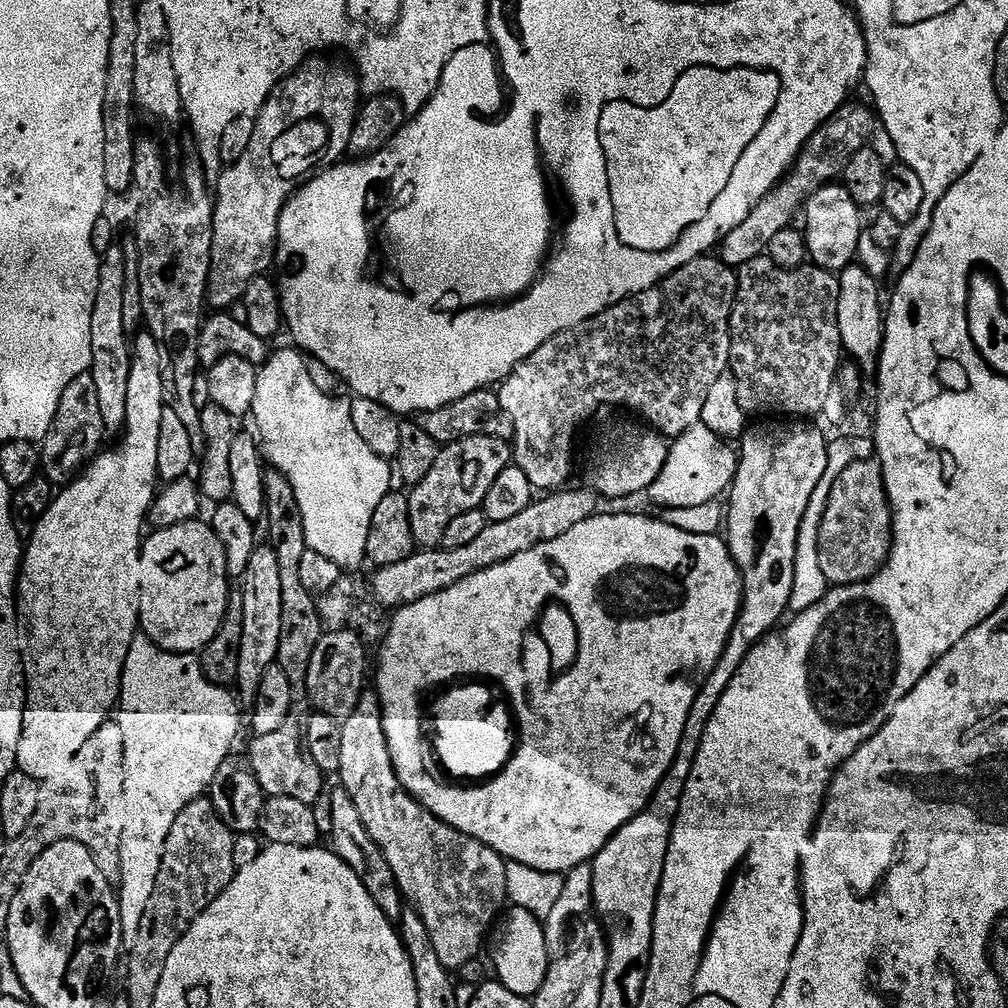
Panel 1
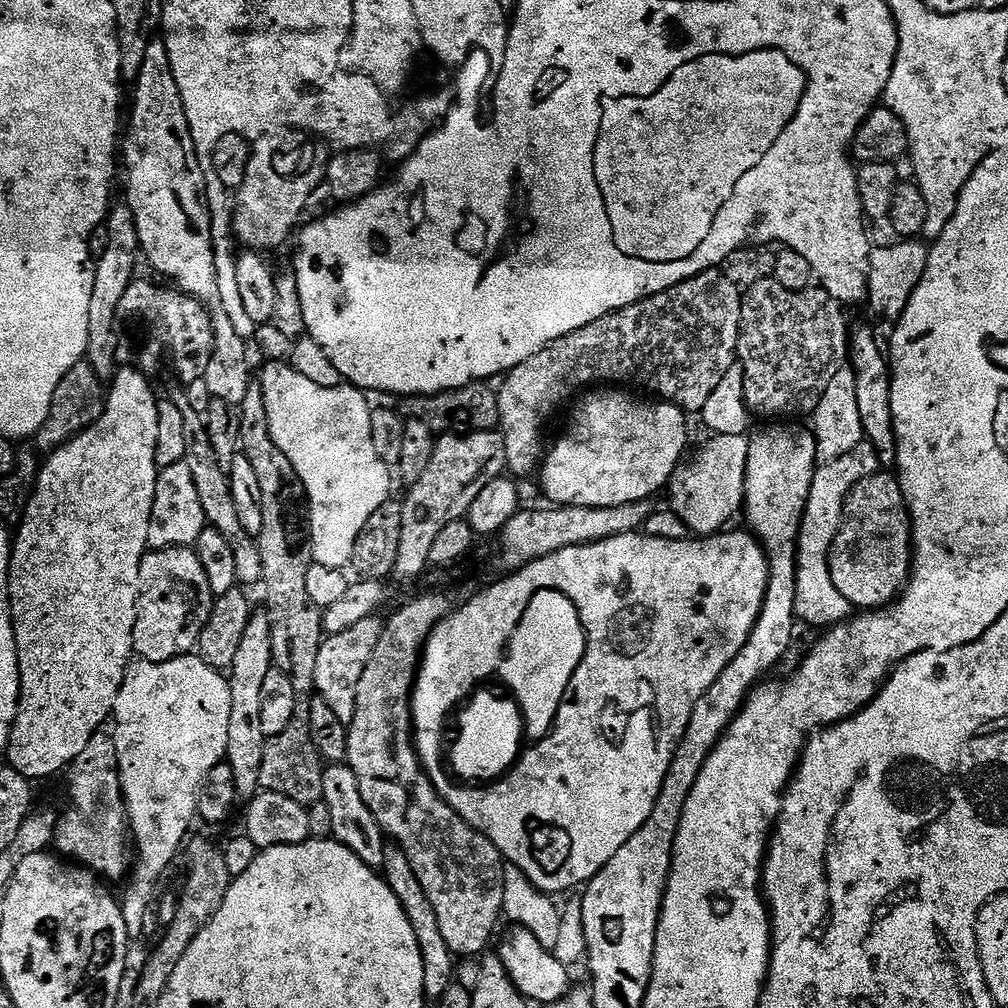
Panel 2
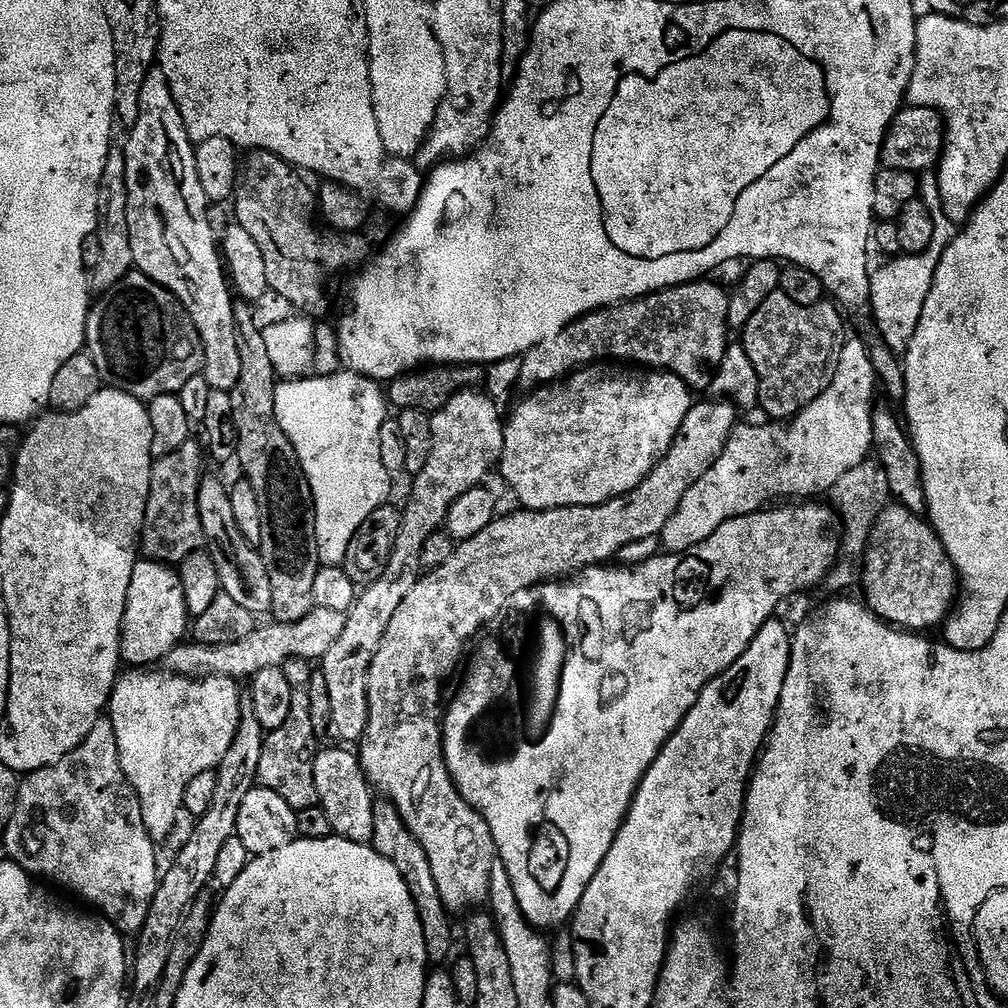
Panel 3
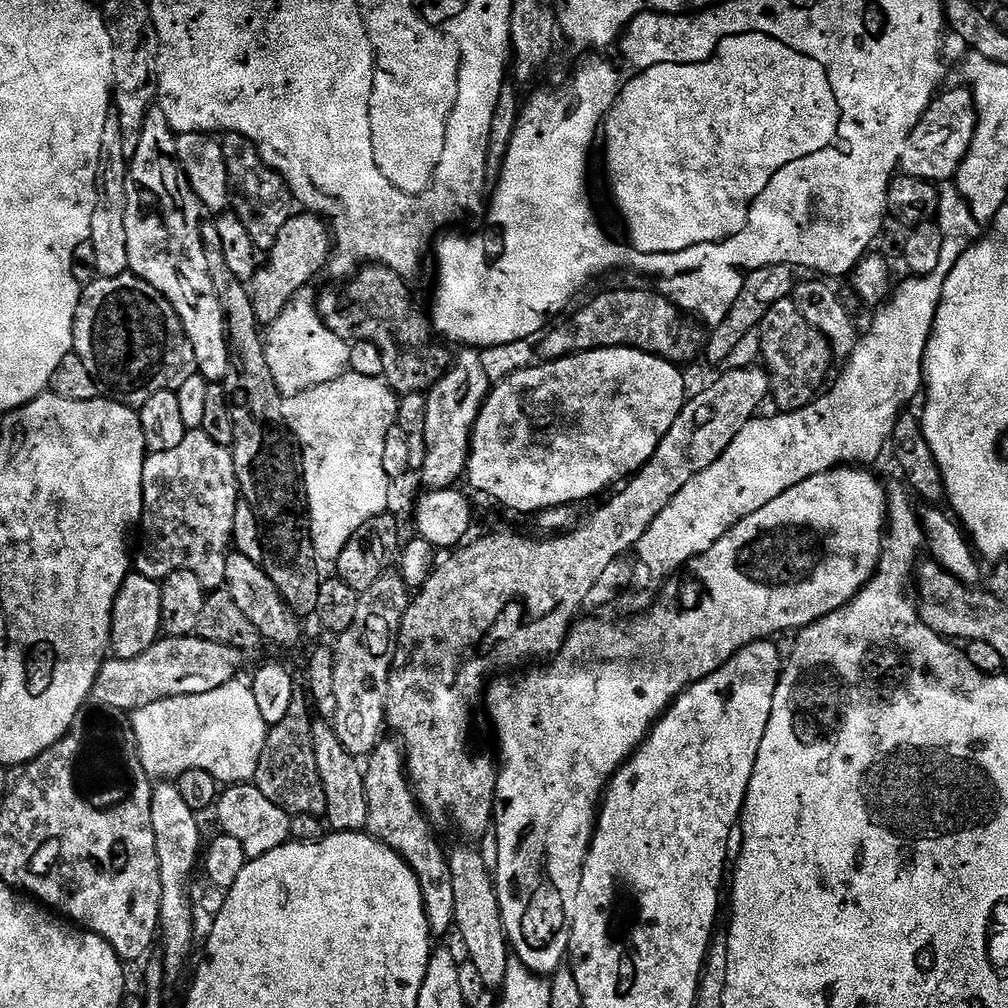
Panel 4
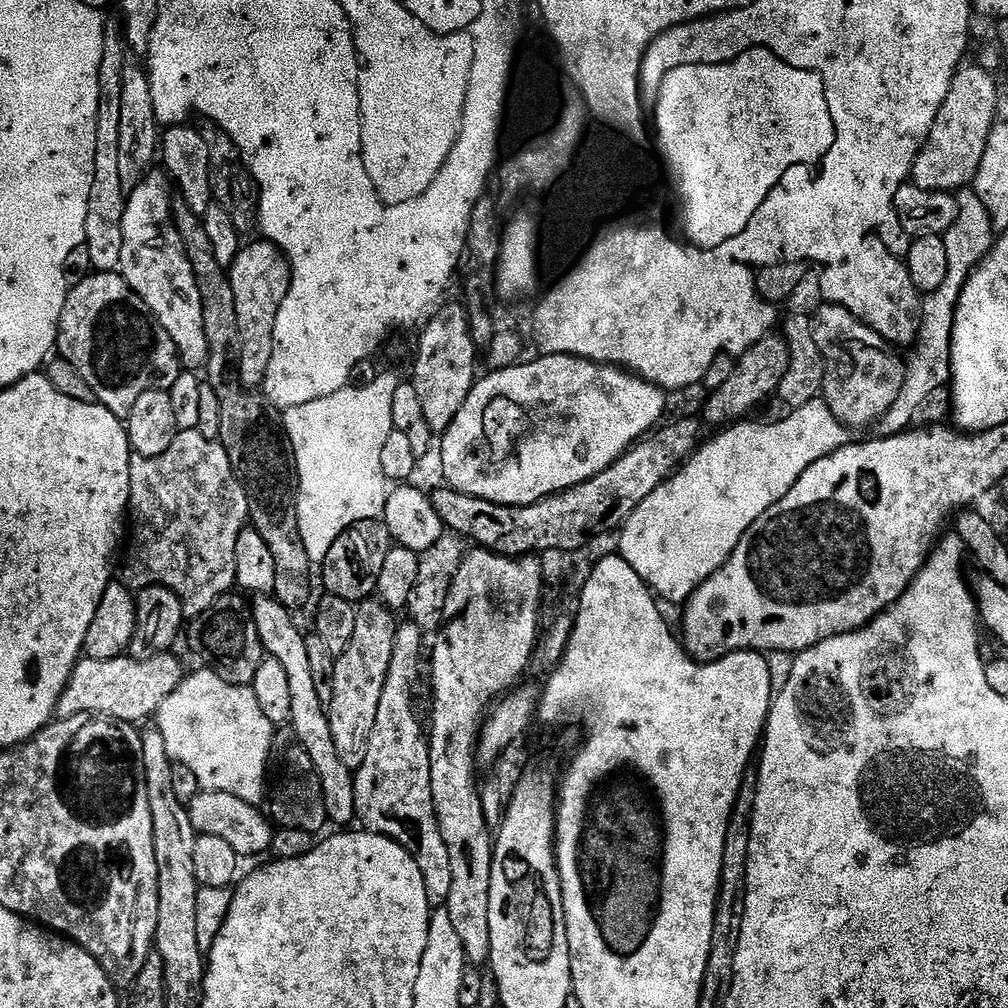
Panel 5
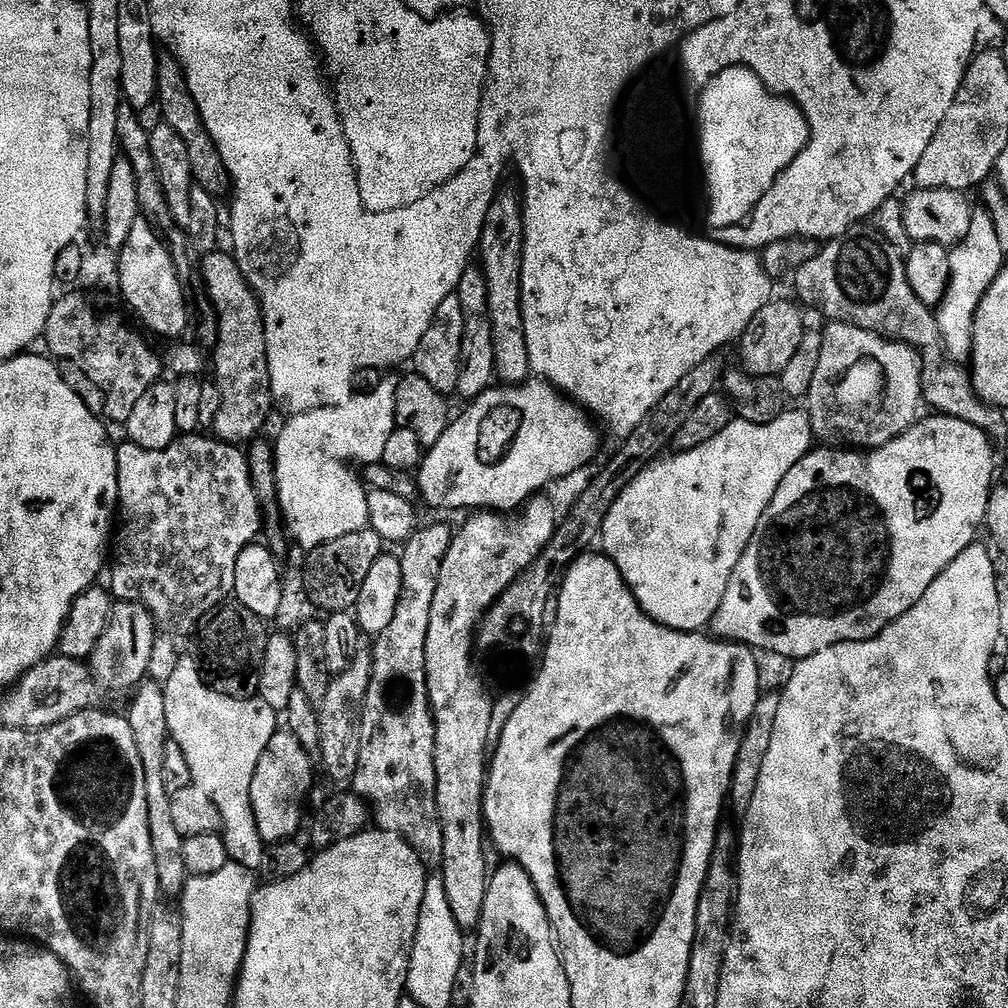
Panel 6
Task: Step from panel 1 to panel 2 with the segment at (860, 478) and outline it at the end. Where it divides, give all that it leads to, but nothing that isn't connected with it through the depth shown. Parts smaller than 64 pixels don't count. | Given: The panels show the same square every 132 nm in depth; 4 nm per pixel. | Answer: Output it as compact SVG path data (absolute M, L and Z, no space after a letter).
M881 470L873 474L870 478L864 478L850 490L850 494L844 503L844 518L840 525L840 533L834 538L833 546L829 550L830 575L834 580L834 587L852 604L856 610L884 610L889 607L907 589L908 581L914 572L914 520L910 515L910 504L906 499L906 494L900 489L900 481L895 475L892 476L888 470Z

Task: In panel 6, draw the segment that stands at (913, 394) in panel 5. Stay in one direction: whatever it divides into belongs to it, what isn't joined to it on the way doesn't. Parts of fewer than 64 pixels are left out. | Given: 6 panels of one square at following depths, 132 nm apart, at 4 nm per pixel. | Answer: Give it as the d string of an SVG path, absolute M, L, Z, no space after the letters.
M987 210L973 211L970 218L970 230L962 242L950 251L950 286L946 298L935 309L938 330L948 350L950 359L957 362L968 362L972 358L974 346L974 322L980 309L980 303L998 277L1005 271L1006 254L998 242L994 222Z

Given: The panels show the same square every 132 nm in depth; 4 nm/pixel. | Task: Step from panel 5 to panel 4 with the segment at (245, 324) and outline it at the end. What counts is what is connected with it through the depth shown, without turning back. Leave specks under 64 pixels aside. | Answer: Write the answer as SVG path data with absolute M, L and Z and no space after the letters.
M305 211L291 216L286 226L278 230L278 238L266 254L268 265L265 268L264 265L257 267L250 281L252 306L257 323L261 326L273 324L286 305L297 299L303 293L300 291L319 272L325 271L333 243L329 225L321 217Z

